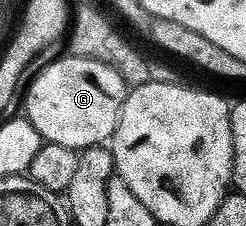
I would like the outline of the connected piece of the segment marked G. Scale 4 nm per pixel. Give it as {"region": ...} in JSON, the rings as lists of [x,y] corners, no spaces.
{"region":[[[74,55],[51,61],[31,81],[22,112],[46,143],[61,143],[76,151],[102,145],[117,127],[125,96],[123,76],[93,57]]]}

